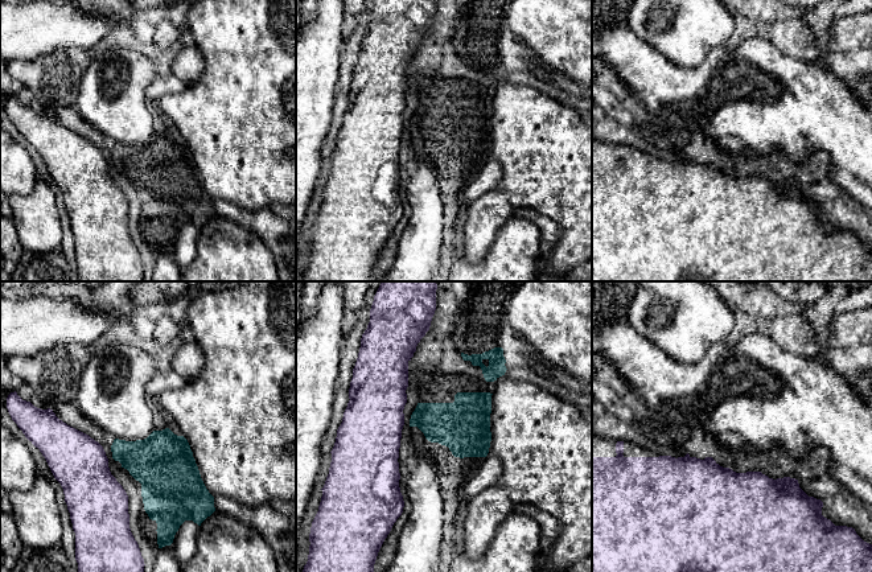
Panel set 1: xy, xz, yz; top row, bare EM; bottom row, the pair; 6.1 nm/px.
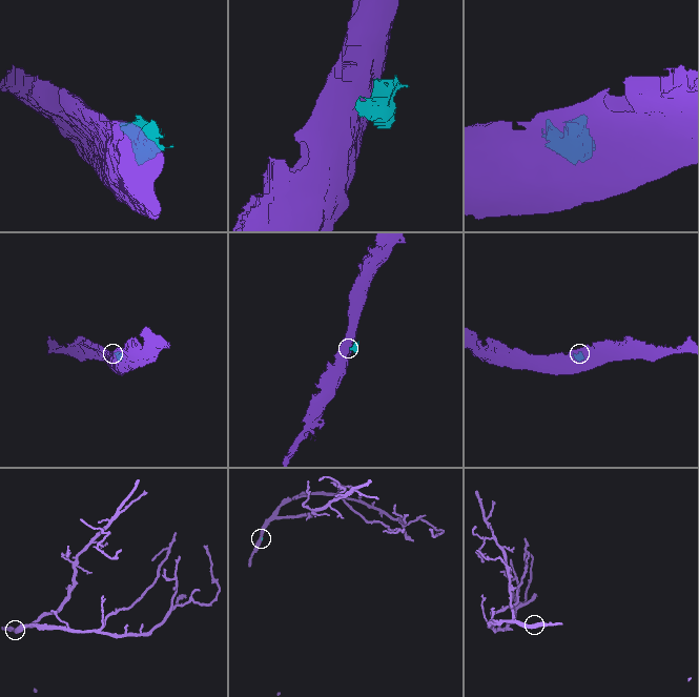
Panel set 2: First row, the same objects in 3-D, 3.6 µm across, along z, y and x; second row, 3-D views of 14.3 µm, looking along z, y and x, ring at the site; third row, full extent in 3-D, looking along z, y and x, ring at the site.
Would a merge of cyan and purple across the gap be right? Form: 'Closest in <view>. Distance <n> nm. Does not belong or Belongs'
Closest in xy. Distance 30 nm. Does not belong

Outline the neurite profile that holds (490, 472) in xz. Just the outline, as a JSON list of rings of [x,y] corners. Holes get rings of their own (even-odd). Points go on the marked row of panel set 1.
[[[486,456],[485,462],[478,472],[465,483],[461,494],[465,498],[470,498],[482,490],[494,486],[502,476],[502,462],[498,457]]]

